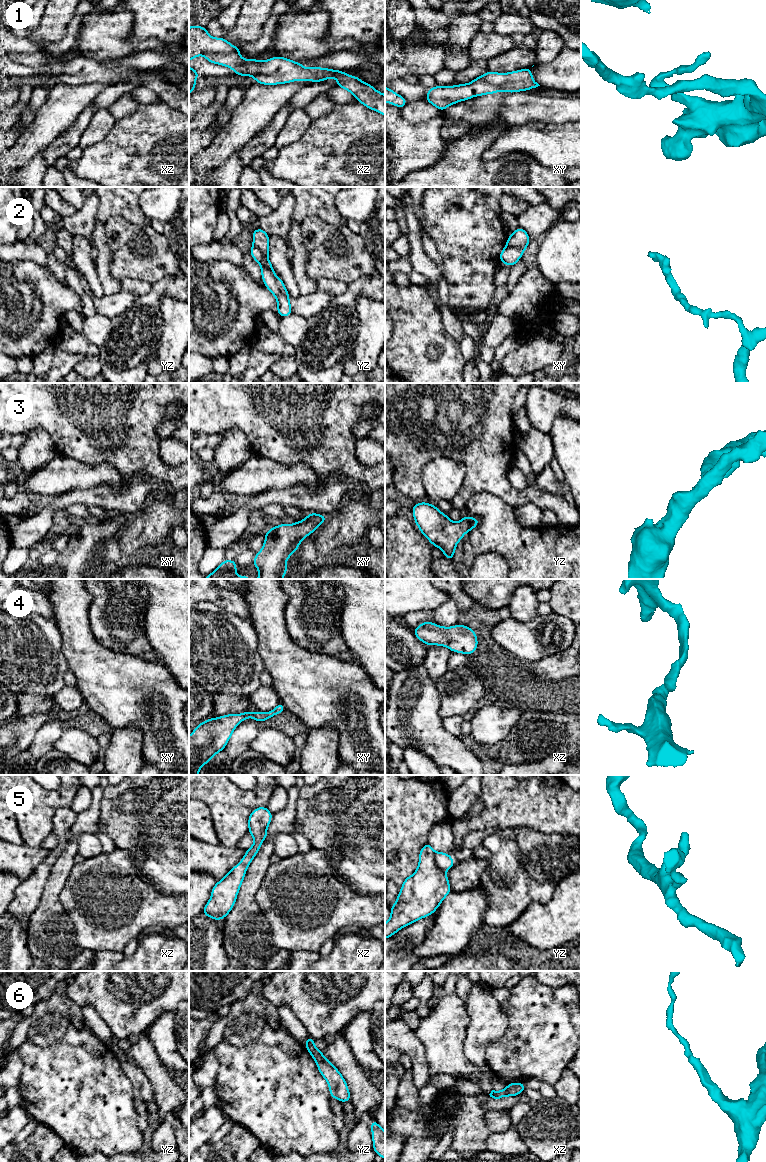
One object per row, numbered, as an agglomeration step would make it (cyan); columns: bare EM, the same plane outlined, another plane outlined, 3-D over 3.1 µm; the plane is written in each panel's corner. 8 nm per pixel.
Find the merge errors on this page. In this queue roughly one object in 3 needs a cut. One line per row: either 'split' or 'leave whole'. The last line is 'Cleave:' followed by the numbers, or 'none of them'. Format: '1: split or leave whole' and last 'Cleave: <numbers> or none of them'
1: leave whole
2: split
3: leave whole
4: leave whole
5: split
6: split
Cleave: 2, 5, 6

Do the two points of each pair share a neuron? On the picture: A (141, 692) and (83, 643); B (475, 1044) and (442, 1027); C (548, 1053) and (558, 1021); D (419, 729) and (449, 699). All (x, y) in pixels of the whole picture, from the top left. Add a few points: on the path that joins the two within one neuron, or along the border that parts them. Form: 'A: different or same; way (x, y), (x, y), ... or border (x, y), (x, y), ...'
A: same; way (127, 687), (97, 657)
B: different; border (469, 1016), (464, 1055), (471, 1062)
C: same; way (548, 1045), (556, 1035), (557, 1029)
D: different; border (435, 686), (440, 697), (438, 715), (442, 719)

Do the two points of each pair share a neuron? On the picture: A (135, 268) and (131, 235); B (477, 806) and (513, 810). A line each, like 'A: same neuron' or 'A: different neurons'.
A: same neuron
B: different neurons

